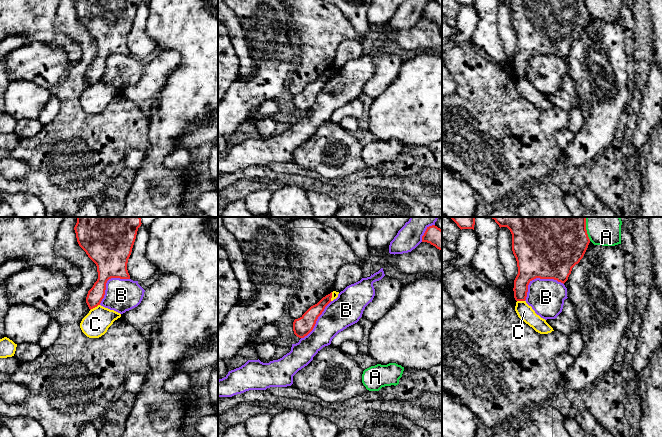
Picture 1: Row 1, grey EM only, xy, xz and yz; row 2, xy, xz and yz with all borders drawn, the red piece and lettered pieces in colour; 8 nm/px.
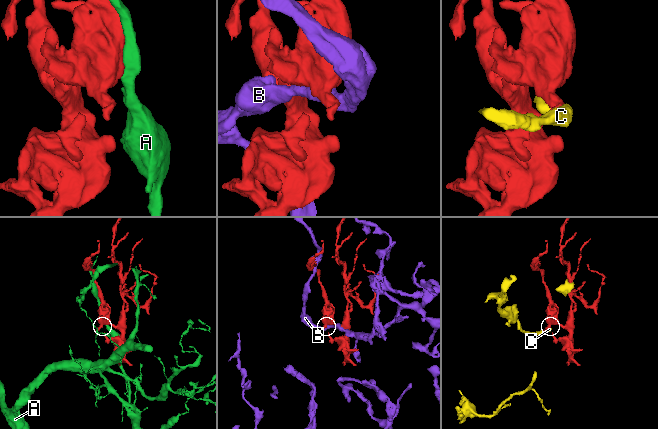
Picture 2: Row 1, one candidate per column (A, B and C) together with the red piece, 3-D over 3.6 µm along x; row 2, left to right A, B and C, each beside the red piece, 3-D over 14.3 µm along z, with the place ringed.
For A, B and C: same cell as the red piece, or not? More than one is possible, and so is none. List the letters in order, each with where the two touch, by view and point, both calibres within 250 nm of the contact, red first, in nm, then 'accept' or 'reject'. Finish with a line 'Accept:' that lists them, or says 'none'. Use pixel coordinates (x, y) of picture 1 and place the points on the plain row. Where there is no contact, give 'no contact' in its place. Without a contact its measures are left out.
A: meets red in yz at (586, 8); 380 nm thick on the red side, 180 nm on the other; reject
B: meets red in yz at (537, 53); 440 nm thick on the red side, 280 nm on the other; reject
C: meets red in xy at (94, 83); 130 nm thick on the red side, 200 nm on the other; reject
Accept: none

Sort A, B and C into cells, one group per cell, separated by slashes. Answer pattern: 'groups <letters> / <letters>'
groups A / B / C

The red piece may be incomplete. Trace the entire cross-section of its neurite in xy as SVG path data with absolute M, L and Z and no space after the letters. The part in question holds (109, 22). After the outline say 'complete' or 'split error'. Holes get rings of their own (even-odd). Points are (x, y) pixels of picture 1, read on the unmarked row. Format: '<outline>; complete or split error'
M76 0L74 3L79 22L96 40L98 55L88 67L86 79L89 85L100 81L105 71L106 59L111 54L130 55L128 35L141 0Z; complete

